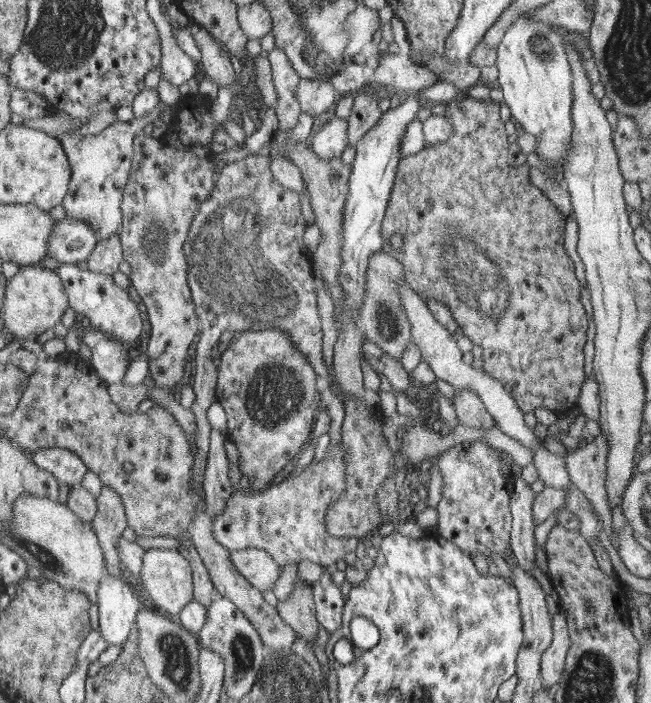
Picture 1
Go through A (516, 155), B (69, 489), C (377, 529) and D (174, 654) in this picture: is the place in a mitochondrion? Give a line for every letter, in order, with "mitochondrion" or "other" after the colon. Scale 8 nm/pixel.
A: other
B: other
C: other
D: mitochondrion

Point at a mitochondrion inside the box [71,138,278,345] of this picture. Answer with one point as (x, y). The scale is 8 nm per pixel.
(157, 224)

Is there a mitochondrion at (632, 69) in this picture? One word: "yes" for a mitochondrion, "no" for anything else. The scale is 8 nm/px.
yes

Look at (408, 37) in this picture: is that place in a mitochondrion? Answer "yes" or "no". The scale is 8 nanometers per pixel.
no

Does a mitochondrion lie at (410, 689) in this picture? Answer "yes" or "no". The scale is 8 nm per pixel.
yes

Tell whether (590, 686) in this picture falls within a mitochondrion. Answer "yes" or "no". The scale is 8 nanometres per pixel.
yes

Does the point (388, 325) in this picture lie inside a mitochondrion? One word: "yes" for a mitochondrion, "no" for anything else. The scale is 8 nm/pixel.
yes

